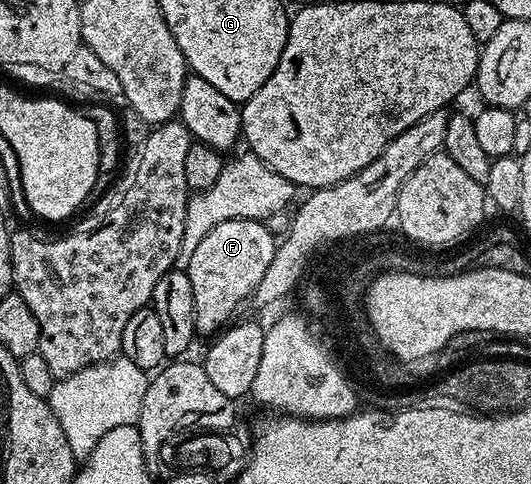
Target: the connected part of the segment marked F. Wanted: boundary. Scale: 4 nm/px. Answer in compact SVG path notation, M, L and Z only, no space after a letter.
M257 218L216 224L216 228L200 240L196 252L192 252L192 260L184 269L188 280L192 280L195 335L217 335L235 317L233 314L237 312L238 305L245 298L247 301L260 280L264 280L264 271L268 264L272 264L276 249L276 234L274 238L273 232L266 226L269 225Z

